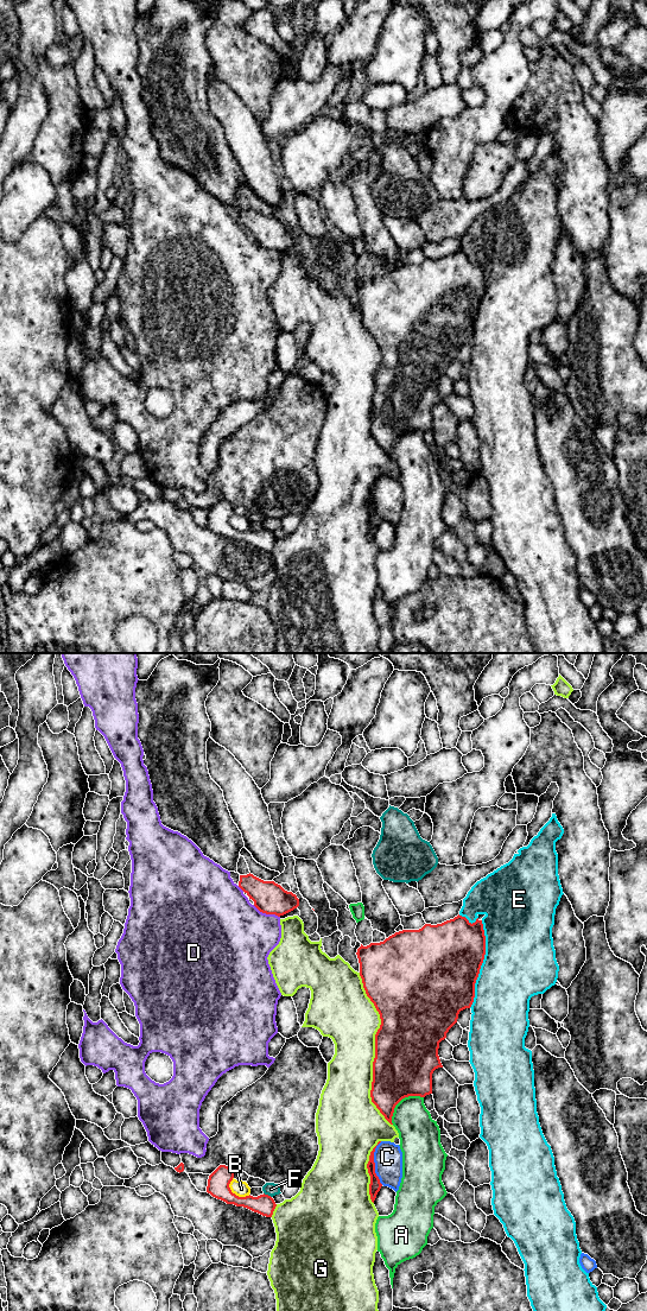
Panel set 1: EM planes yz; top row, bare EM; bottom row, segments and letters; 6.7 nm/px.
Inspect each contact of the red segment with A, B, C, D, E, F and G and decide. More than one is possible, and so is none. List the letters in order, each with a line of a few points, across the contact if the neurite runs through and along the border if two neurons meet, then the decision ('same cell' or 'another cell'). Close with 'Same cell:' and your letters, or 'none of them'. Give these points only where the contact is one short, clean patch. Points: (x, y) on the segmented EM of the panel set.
A: another cell
B: another cell
C: another cell
D: another cell
E: another cell
F: another cell
G: another cell
Same cell: none of them

